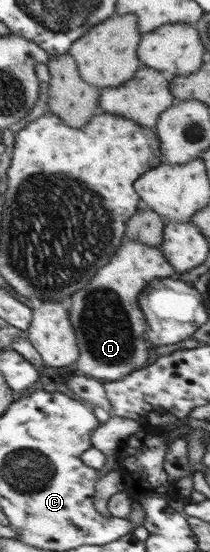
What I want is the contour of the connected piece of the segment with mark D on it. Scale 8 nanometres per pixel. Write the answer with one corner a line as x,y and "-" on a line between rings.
124,238
118,251
110,257
110,265
102,265
85,289
73,293
69,321
74,327
79,350
76,369
84,376
111,382
120,381
153,361
154,348
145,339
147,322
138,299
153,280
173,276
176,276
176,271
160,246
150,247

